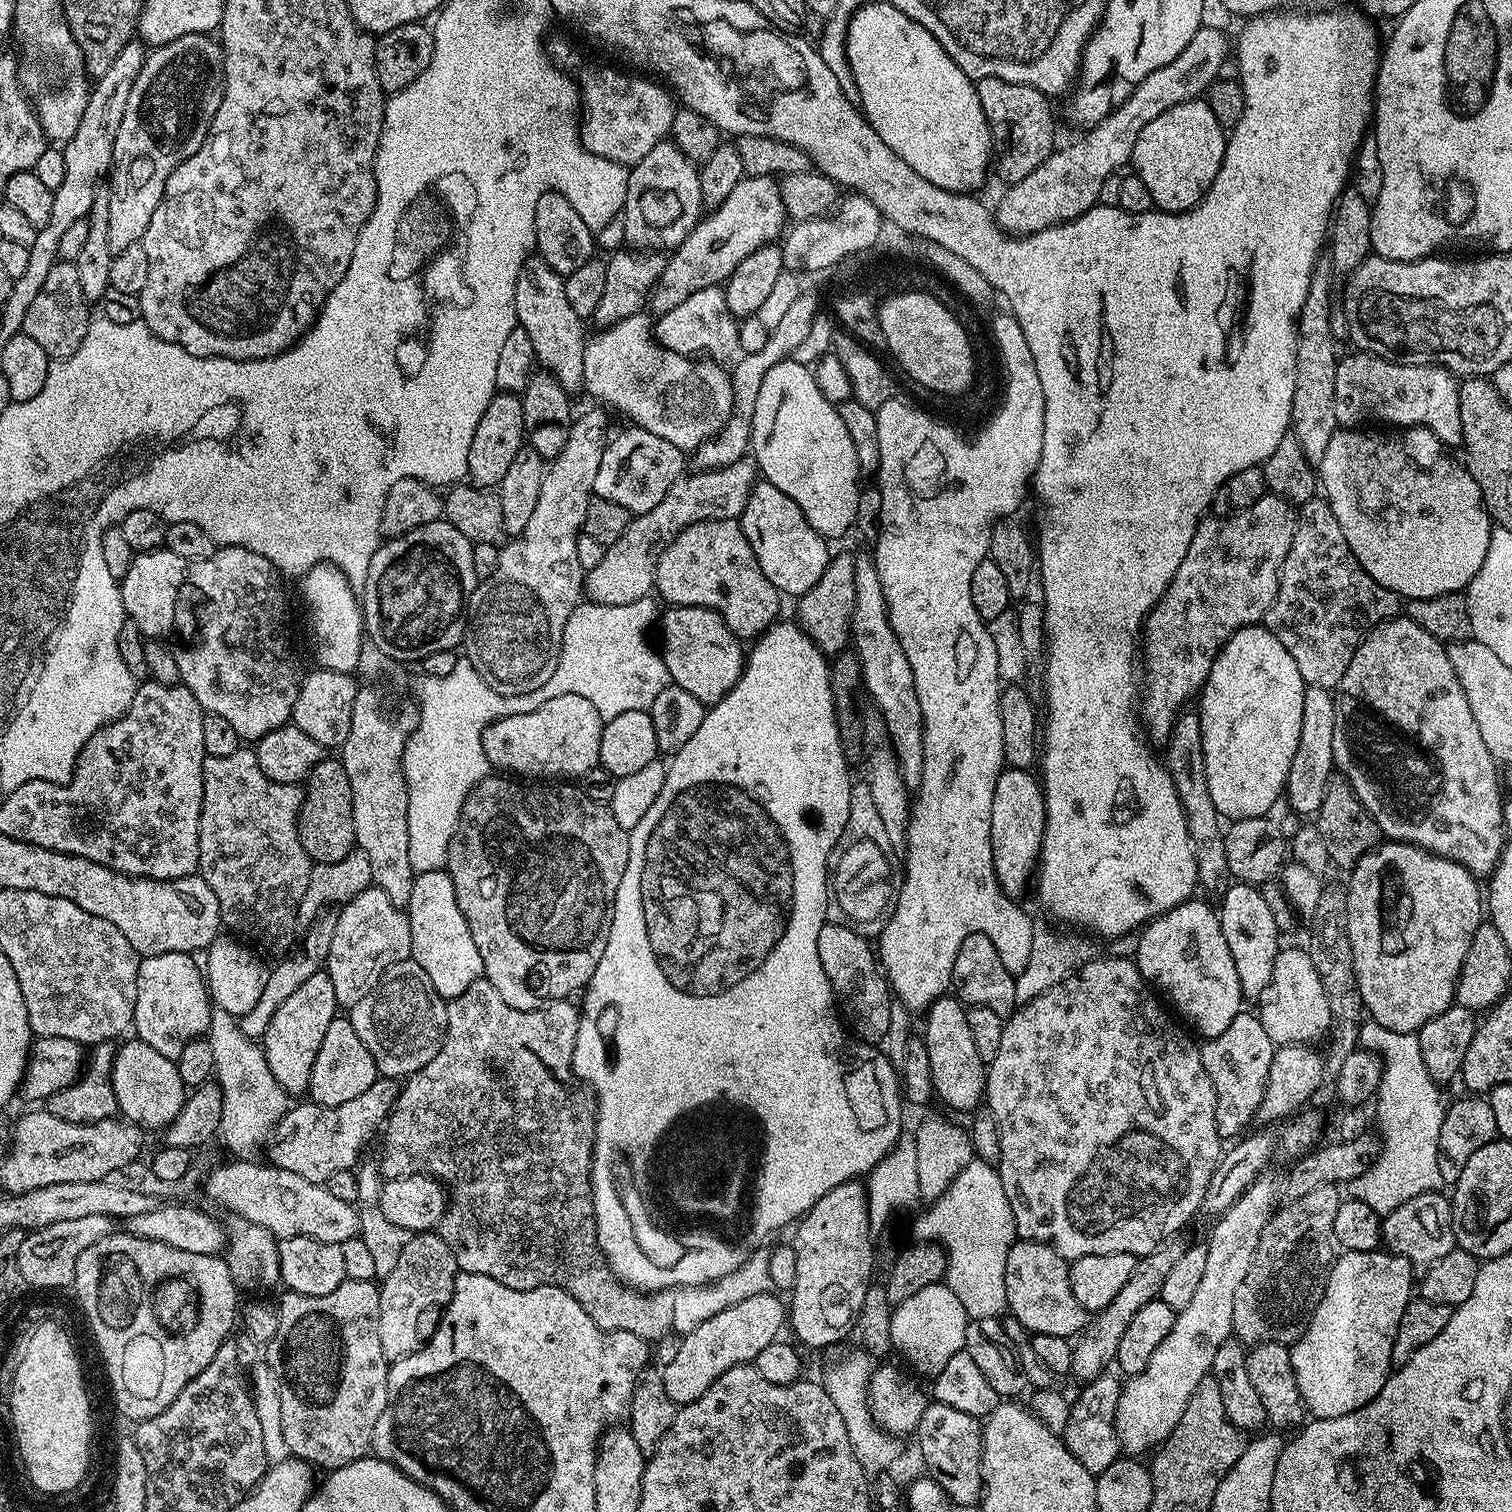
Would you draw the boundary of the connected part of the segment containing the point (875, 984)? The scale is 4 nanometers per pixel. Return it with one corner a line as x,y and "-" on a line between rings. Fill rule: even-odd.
827,922
818,930
818,962
826,970
826,978
832,987
832,994
843,1019
850,1025
857,1037
866,1044
879,1045
889,1029
890,1008
894,1001
887,976
884,975
877,953
868,945
867,935
855,928

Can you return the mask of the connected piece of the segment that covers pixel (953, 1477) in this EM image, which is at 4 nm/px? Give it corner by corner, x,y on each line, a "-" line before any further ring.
929,1402
918,1422
914,1439
920,1443
920,1456
924,1459
927,1475
942,1486
953,1505
964,1508
979,1505
984,1490
982,1482
982,1424
977,1417
962,1414
954,1406

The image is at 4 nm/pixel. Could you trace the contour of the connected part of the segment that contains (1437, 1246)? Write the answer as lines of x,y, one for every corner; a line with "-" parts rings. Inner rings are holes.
1443,1191
1423,1192
1387,1213
1382,1220
1382,1244
1389,1252
1406,1258
1413,1269
1423,1270
1434,1266
1438,1258
1446,1258
1456,1247
1452,1229
1452,1201

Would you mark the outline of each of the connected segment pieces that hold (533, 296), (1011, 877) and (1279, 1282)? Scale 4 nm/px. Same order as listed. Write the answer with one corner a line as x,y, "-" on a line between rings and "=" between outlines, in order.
538,254
529,255
524,261
522,270
518,274
518,282
514,286
514,306
516,307
516,322
519,327
530,334
530,343
534,345
534,354
536,355
536,364
541,369
554,377
560,385
570,394
579,393
584,387
582,378
582,354
586,343
584,336
585,321
570,306
566,299
566,290
564,289
564,277
560,276
=
1005,767
998,778
998,786
994,786
994,810
990,818
990,842
992,843
992,857
994,858
994,874
1000,883
1000,889
1006,895
1020,898
1024,891
1029,891
1034,880
1034,873
1038,868
1040,847
1044,845
1044,789
1041,781
1032,777
1033,773
1027,768
=
1323,1184
1318,1190
1310,1190
1310,1194
1285,1203
1273,1212
1272,1220
1262,1230
1250,1274
1242,1278
1242,1286
1234,1293
1232,1331
1241,1344
1255,1346
1278,1342
1291,1345
1304,1333
1305,1321
1318,1306
1328,1281
1328,1271
1338,1255
1334,1214
1338,1214
1340,1192
1335,1184

